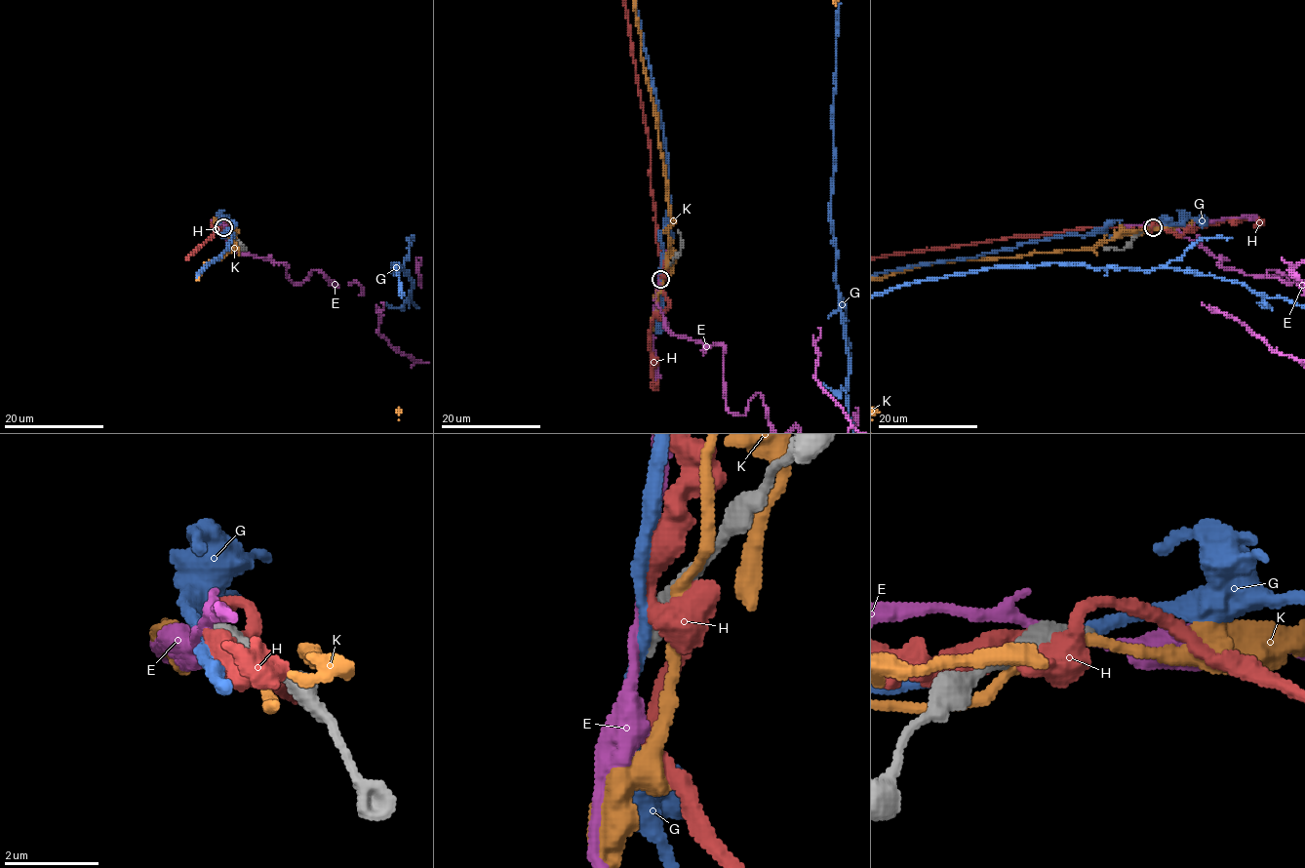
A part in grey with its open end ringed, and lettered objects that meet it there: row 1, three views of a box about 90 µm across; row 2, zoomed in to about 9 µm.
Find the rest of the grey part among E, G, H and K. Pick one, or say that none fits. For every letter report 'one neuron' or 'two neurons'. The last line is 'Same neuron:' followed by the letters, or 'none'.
E: two neurons
G: two neurons
H: two neurons
K: two neurons
Same neuron: none

